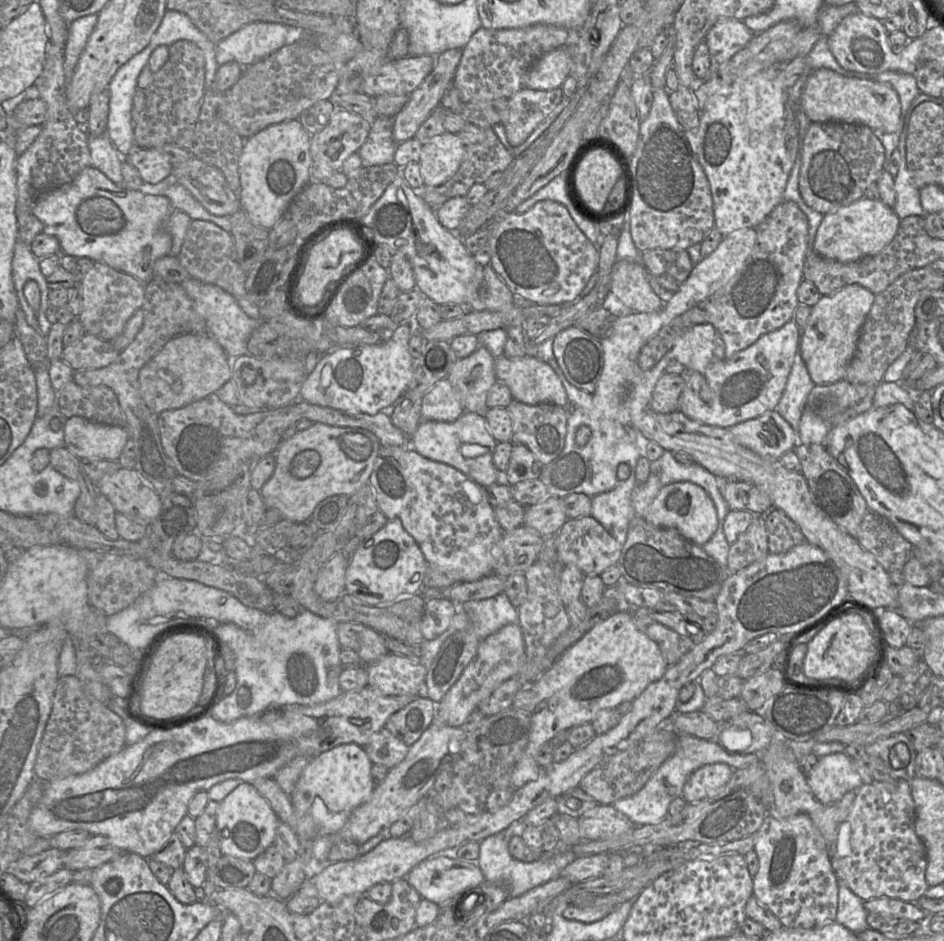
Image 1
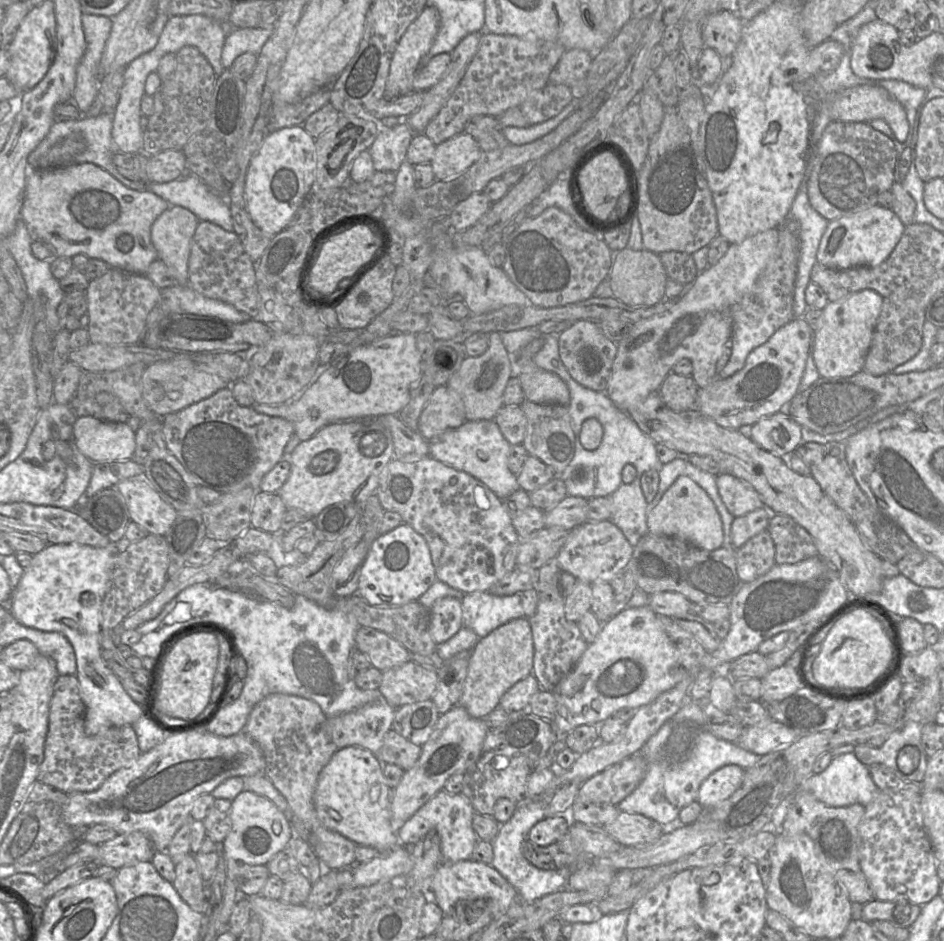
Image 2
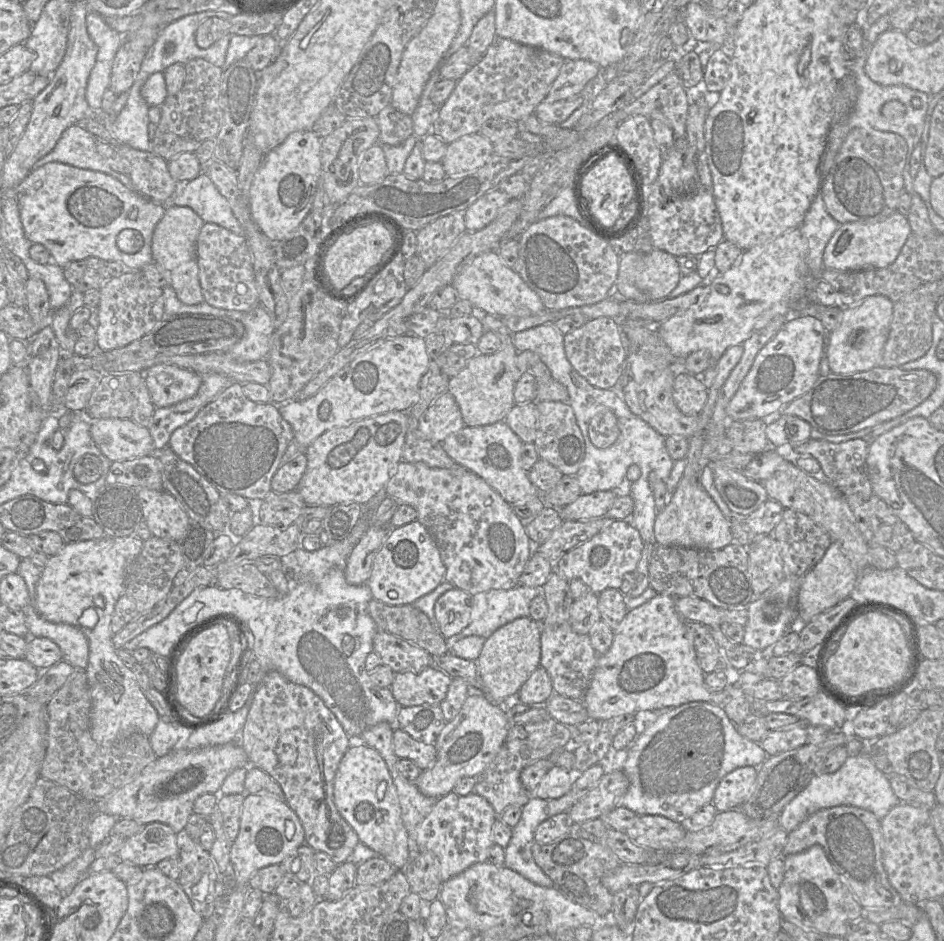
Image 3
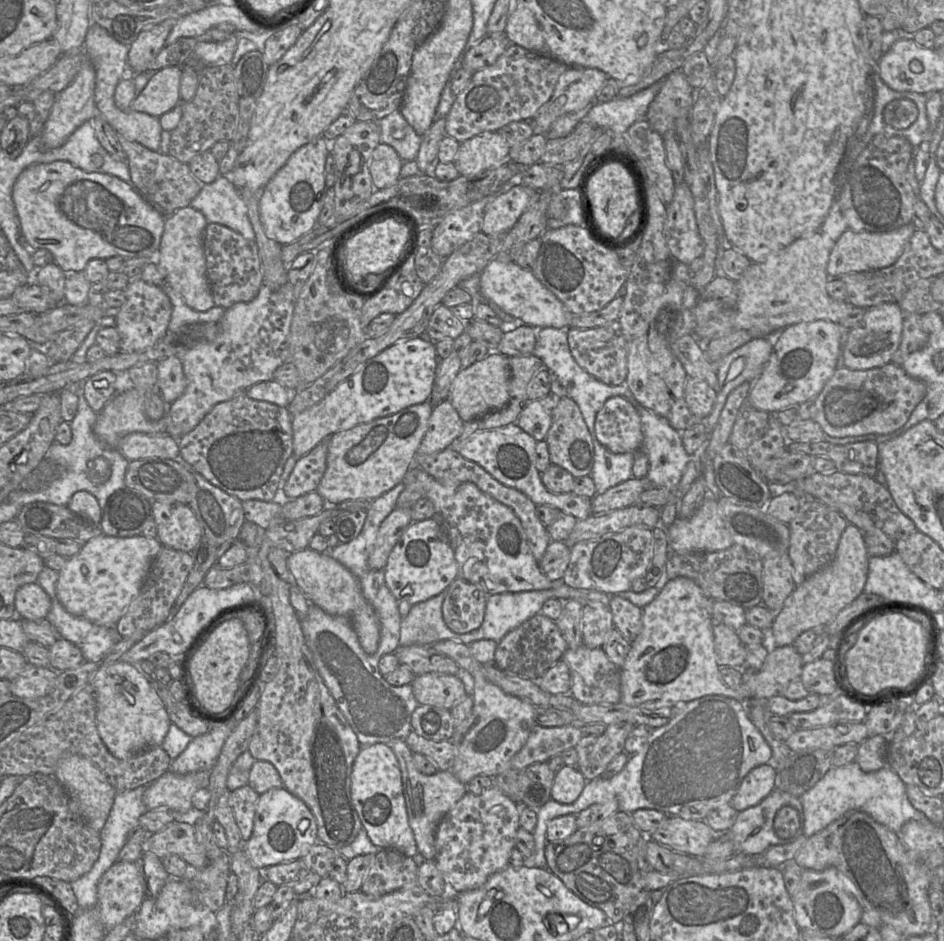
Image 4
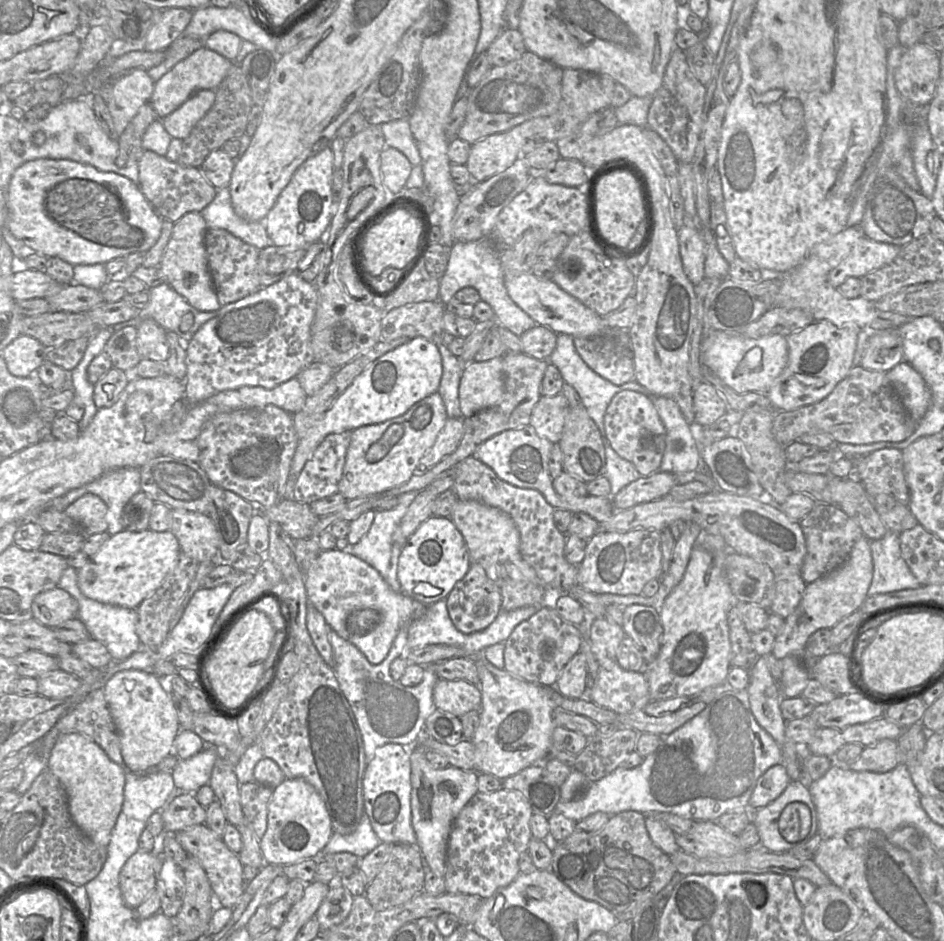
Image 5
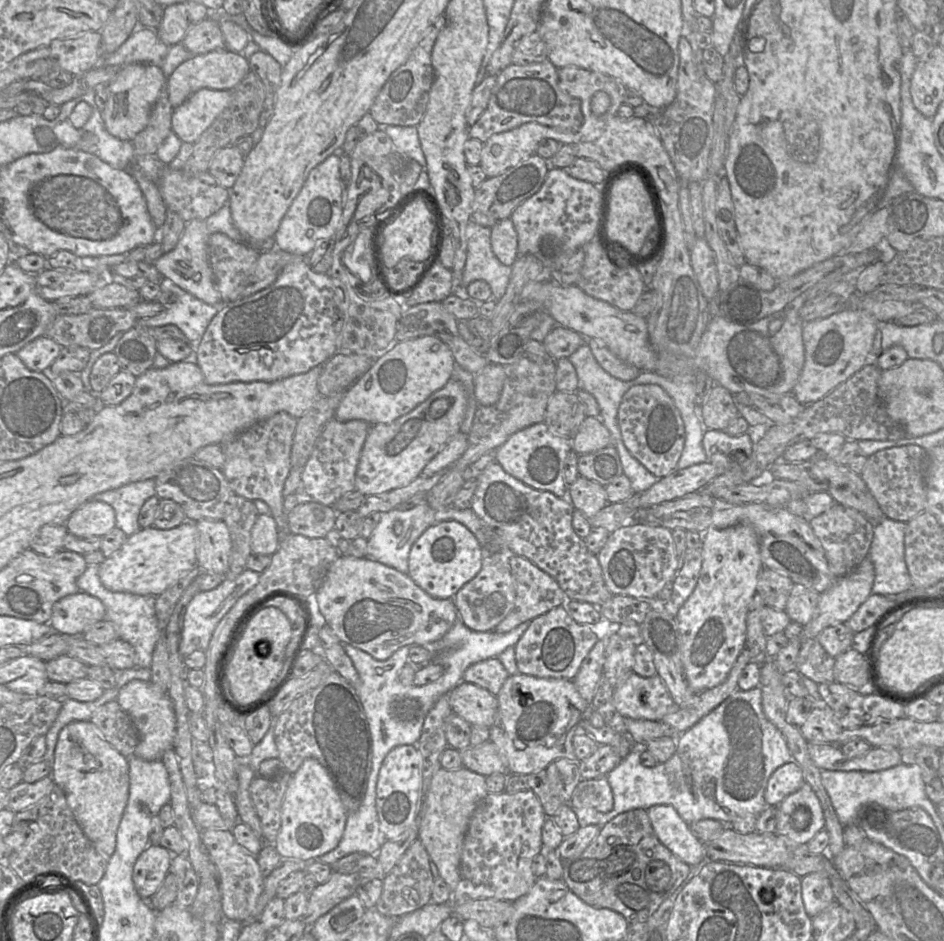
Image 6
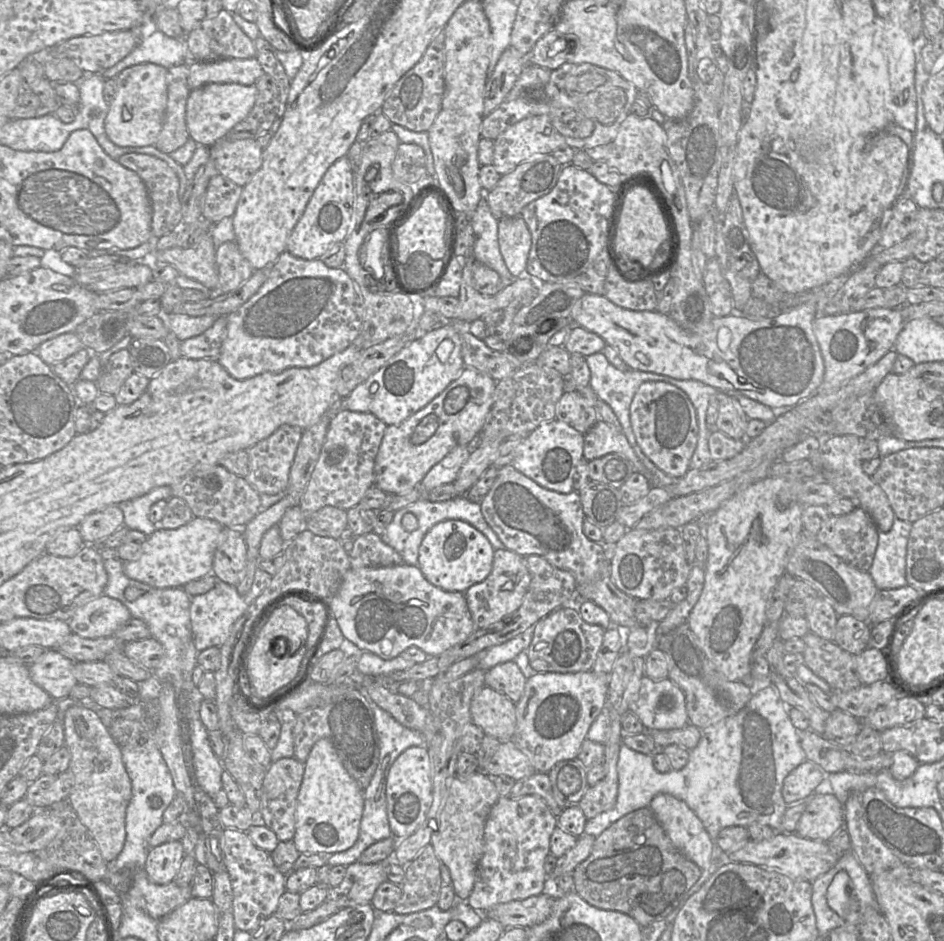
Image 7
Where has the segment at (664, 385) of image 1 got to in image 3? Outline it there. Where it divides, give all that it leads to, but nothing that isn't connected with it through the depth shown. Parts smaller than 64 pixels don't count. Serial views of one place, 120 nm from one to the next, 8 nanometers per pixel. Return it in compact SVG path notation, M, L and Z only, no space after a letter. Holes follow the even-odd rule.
M676 369L673 399L684 414L699 415L708 399L708 388L695 375Z

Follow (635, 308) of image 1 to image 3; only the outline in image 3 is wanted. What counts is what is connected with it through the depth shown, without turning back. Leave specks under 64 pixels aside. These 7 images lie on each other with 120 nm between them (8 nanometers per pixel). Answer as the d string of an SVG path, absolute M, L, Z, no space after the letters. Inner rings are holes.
M632 251L619 256L619 270L615 282L618 294L634 302L654 302L665 299L676 288L681 273L677 258L663 251Z

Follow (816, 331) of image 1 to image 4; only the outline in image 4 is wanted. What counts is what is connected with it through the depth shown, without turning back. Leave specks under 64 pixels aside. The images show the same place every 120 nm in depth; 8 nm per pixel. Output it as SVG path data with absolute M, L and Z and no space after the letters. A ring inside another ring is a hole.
M882 303L866 309L861 324L847 332L842 355L844 366L851 370L867 370L891 362L898 349L903 329L903 312L898 303Z

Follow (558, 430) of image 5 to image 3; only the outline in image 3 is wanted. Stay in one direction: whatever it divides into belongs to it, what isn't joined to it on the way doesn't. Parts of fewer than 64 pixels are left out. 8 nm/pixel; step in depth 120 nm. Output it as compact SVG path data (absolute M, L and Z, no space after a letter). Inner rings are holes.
M538 401L514 404L504 419L523 443L533 443L536 437L538 419L536 402Z

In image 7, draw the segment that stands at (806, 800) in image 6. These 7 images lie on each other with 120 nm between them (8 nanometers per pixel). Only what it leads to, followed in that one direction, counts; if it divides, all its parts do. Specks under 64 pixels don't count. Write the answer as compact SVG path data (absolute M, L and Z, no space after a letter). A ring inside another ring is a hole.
M814 793L799 819L796 833L804 838L827 841L844 827L844 804L833 793Z

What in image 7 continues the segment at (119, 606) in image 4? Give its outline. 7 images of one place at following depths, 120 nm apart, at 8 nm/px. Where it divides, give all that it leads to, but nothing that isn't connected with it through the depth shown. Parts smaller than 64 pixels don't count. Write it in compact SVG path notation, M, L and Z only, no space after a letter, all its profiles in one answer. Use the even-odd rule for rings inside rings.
M194 517L176 529L157 528L142 545L138 559L123 561L124 573L154 588L182 588L190 581L212 573L214 554L223 529L219 522L200 517Z

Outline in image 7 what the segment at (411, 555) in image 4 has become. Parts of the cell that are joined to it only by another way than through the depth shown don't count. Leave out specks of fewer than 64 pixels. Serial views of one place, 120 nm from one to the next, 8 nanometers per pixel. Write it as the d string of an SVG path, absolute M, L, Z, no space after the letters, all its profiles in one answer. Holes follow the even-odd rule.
M444 520L434 525L424 536L417 566L434 586L445 591L464 593L491 573L494 552L485 535L471 524L463 520Z

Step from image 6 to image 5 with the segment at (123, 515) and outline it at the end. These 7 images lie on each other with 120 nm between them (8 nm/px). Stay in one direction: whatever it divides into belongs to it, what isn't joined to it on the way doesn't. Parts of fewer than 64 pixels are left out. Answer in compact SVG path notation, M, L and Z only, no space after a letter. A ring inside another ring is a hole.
M118 468L53 499L47 508L65 511L70 504L81 496L87 493L95 494L107 505L107 532L113 535L124 530L122 525L123 507L139 491L141 491L141 473L139 468Z

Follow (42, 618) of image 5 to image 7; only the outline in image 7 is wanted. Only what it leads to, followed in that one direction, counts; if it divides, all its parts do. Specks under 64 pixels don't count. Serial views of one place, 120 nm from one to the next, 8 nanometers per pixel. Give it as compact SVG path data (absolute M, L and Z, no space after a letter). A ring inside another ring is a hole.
M106 595L86 603L66 621L72 633L82 638L111 637L132 618L128 608L119 600Z

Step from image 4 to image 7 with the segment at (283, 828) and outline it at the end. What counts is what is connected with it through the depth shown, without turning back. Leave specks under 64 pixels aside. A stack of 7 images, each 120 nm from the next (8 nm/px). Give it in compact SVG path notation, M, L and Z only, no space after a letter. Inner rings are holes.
M328 739L314 743L306 761L295 810L295 834L292 839L301 853L337 853L357 840L363 812L363 790L348 774Z

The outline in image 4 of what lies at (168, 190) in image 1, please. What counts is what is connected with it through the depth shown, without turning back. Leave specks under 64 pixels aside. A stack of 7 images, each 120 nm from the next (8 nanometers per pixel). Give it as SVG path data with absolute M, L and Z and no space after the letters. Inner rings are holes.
M220 175L212 183L203 184L190 206L200 211L208 224L224 225L247 240L255 240L247 206L228 175Z

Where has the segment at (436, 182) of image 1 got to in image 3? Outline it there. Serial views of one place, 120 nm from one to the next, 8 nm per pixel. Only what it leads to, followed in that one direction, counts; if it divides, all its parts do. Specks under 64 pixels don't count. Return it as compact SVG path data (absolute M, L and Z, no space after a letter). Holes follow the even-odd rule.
M479 133L468 134L447 144L440 163L447 177L461 177L483 167L493 155L493 142Z

